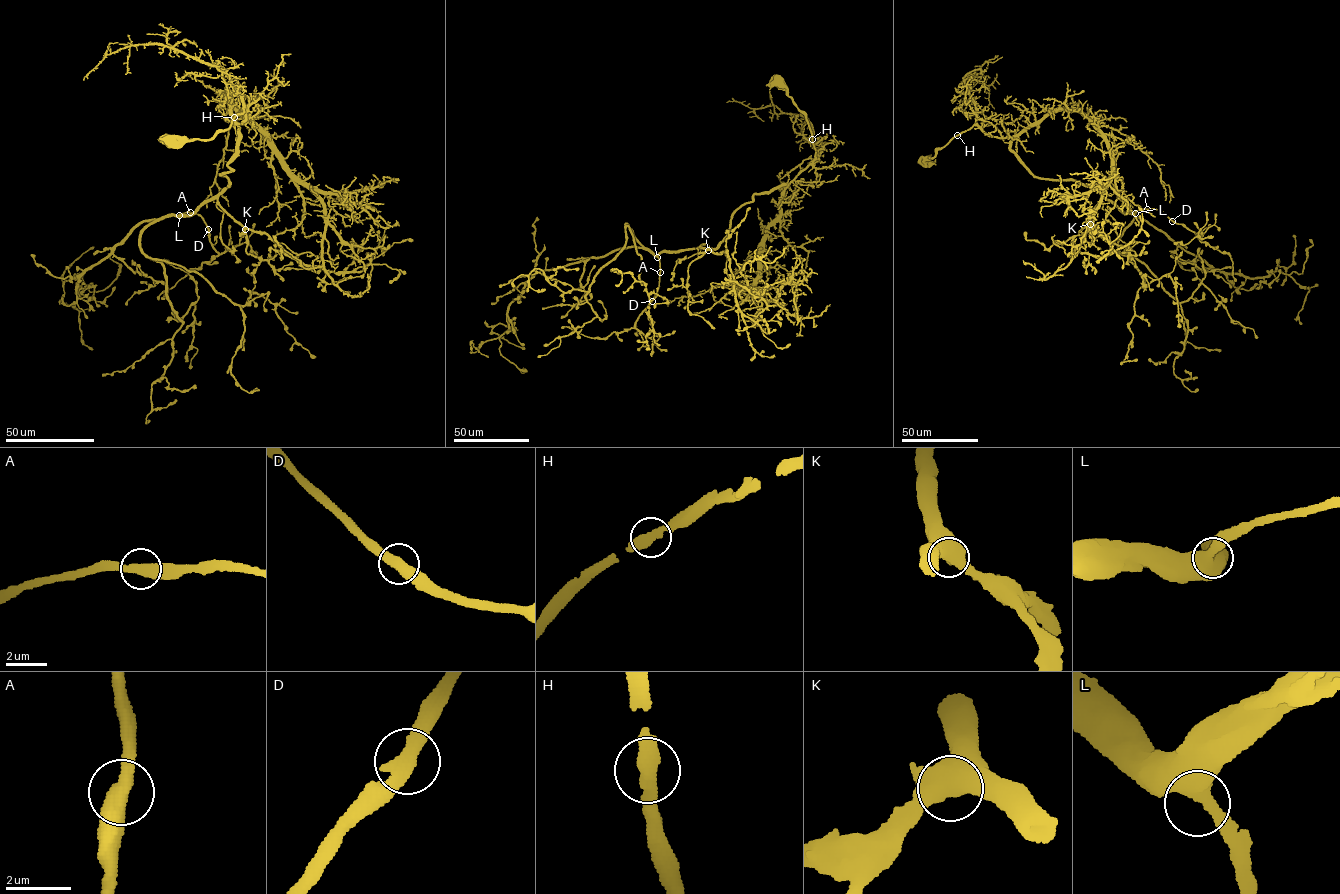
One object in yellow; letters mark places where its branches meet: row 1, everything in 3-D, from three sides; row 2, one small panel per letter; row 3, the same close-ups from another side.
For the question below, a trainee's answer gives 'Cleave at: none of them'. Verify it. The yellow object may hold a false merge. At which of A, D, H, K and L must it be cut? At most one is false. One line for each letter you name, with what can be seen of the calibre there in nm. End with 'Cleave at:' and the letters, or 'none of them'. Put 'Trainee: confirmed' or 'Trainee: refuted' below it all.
Cleave at: none of them
Trainee: confirmed

